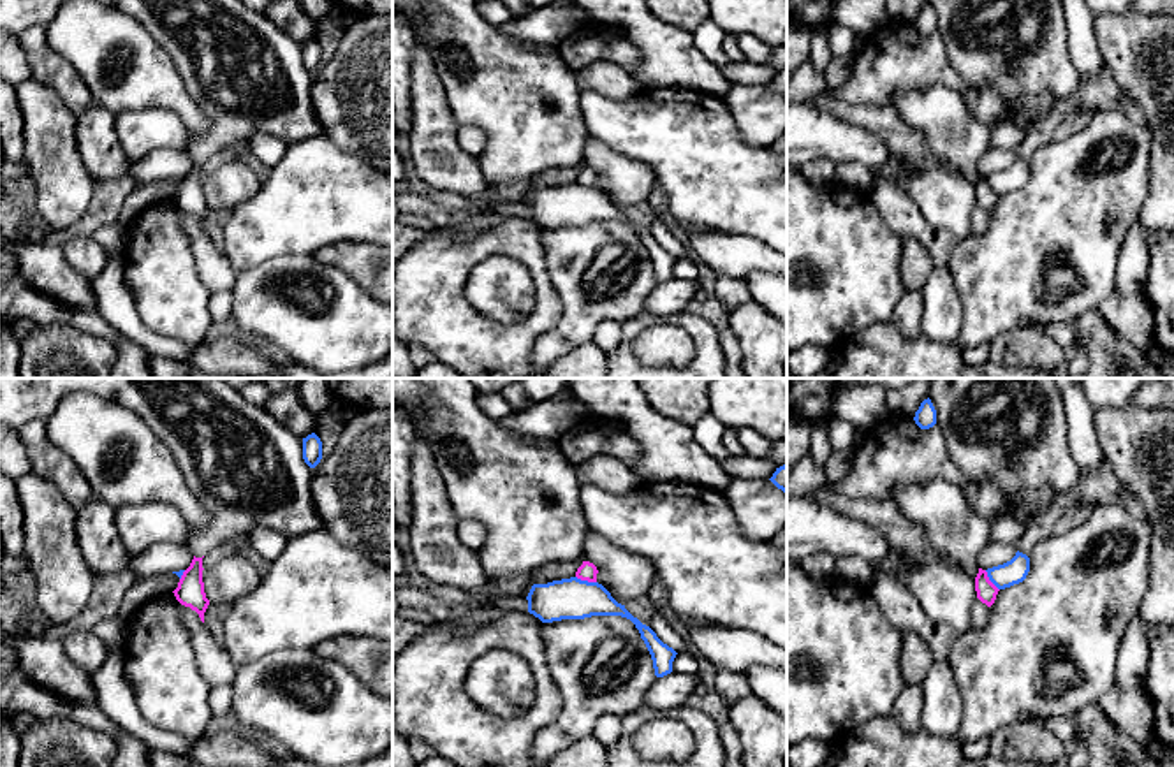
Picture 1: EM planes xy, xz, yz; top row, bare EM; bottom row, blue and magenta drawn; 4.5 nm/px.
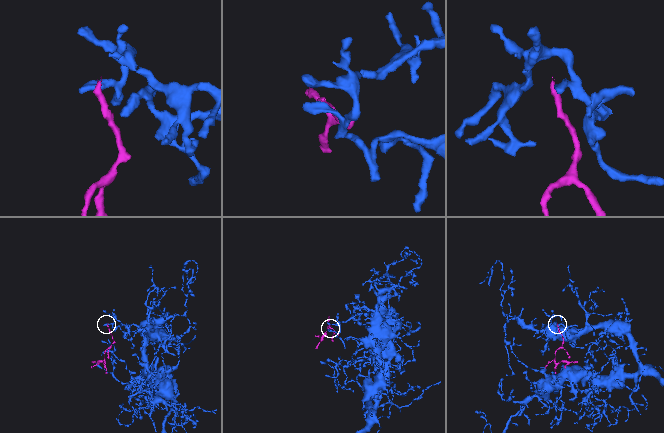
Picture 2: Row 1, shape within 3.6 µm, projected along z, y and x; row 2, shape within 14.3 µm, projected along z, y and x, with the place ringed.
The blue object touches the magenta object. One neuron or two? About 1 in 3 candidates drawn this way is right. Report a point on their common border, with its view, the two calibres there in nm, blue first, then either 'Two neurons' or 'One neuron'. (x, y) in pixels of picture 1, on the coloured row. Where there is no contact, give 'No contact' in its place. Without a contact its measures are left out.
Touches blue at xz (586, 581). Thickness 190 nm (blue) against 80 nm. Two neurons

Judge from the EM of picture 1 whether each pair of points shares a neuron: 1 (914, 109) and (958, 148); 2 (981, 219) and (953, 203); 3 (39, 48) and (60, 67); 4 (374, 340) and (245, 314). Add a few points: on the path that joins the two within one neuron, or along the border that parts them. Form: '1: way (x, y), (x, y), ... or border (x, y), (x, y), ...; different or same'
1: way (924, 115), (947, 138); same
2: border (977, 204), (972, 211), (970, 233); different
3: way (44, 53), (55, 64); same
4: way (342, 328), (298, 314), (277, 314); same

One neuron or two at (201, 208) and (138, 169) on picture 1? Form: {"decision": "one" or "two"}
{"decision": "two"}

